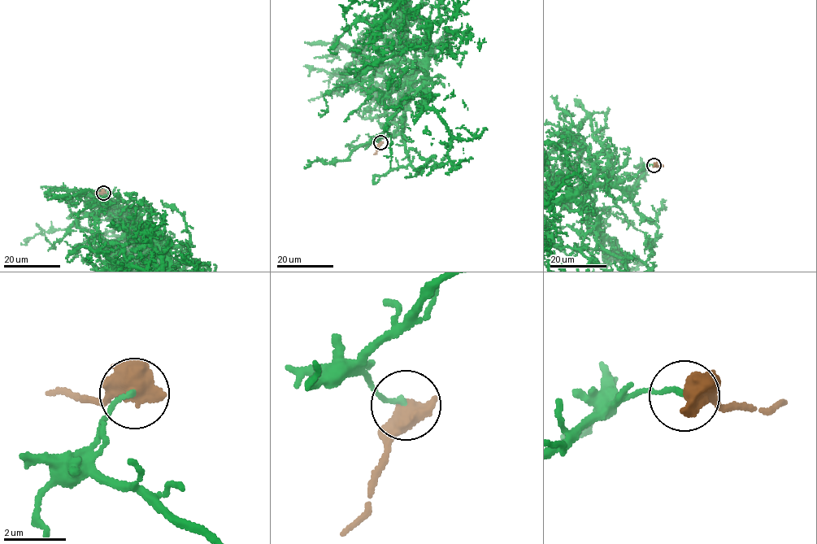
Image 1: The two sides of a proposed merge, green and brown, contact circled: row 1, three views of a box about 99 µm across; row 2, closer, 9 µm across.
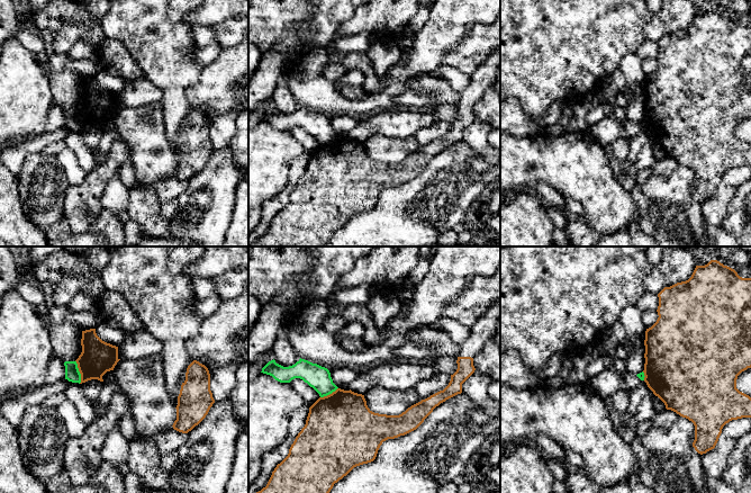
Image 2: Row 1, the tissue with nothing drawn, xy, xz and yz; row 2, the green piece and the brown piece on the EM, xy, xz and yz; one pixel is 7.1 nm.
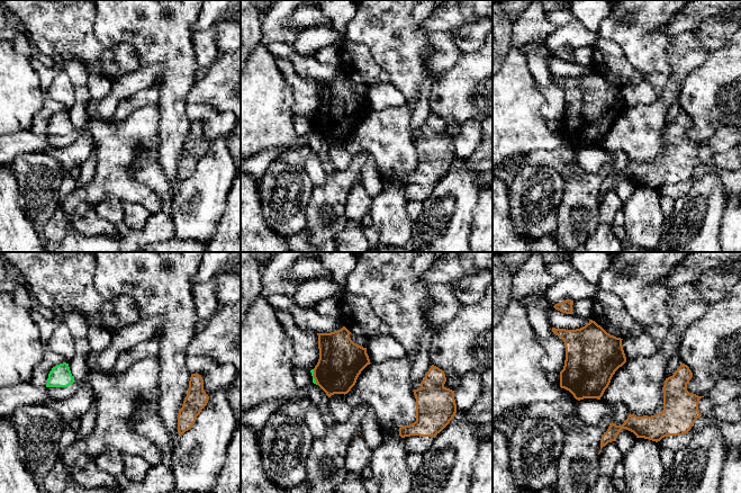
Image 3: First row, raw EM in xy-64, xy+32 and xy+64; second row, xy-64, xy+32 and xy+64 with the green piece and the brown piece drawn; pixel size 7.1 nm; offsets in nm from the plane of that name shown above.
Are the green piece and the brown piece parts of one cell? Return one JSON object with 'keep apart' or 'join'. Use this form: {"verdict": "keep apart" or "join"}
{"verdict": "keep apart"}

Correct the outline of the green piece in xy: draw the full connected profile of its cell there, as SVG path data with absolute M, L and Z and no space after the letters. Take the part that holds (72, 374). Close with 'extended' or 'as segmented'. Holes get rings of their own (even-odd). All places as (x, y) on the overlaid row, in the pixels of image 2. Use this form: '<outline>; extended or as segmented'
M65 361L65 379L72 383L81 383L81 374L78 368L76 361Z; as segmented

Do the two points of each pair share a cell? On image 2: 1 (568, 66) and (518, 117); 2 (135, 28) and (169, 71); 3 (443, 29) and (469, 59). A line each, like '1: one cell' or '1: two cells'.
1: two cells
2: one cell
3: two cells

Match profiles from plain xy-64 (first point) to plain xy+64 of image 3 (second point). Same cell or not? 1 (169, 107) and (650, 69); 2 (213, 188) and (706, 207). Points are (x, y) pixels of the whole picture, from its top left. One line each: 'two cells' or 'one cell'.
1: one cell
2: one cell

